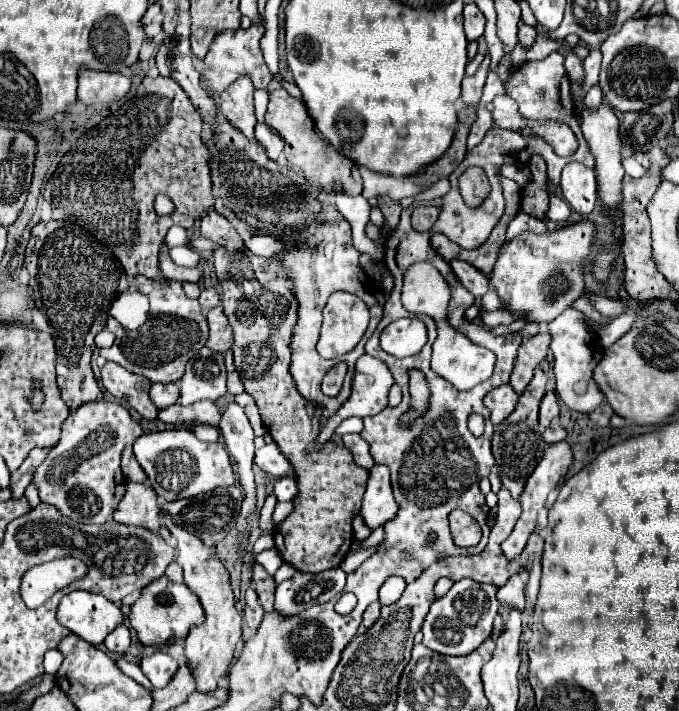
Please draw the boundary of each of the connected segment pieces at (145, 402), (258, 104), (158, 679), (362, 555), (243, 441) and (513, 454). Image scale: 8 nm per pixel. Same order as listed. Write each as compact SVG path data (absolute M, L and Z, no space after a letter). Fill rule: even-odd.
M107 362L101 368L101 382L109 394L113 394L119 400L127 400L127 404L135 408L143 418L147 420L157 418L159 410L149 398L151 382L145 376L127 372L123 366Z
M255 90L255 116L257 116L257 122L263 122L267 100L269 100L267 90Z
M155 652L151 656L141 658L141 670L149 678L153 688L167 686L169 680L173 678L177 666L179 666L179 662L165 652Z
M371 546L371 548L365 548L365 550L359 550L359 552L349 552L341 564L341 568L351 574L355 572L367 558L371 558L373 554L377 554L377 546Z
M235 402L227 404L219 422L219 432L223 436L227 452L235 460L237 478L245 490L245 500L243 500L237 528L241 534L247 534L247 516L255 512L255 482L251 470L255 448L253 448L253 428L245 418L243 408L239 408Z
M537 368L533 380L529 382L529 388L525 388L525 392L519 396L519 402L517 402L515 410L511 412L511 416L505 418L501 424L497 424L495 426L497 434L493 432L493 436L491 436L491 452L495 456L501 482L511 492L513 498L519 498L519 494L523 492L525 480L531 476L531 472L543 458L545 442L539 432L537 412L539 412L539 402L541 402L545 390L547 390L547 376Z

